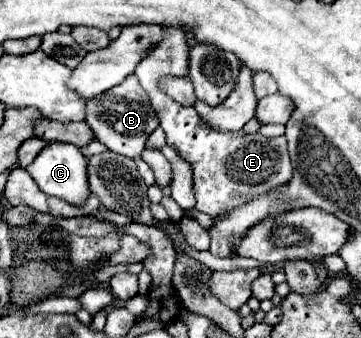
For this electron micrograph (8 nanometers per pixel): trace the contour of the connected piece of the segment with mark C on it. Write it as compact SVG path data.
M64 142L48 144L38 152L34 162L26 170L36 180L38 188L48 196L56 196L80 206L90 194L88 176L86 176L86 158L80 154L80 148L76 148L74 144L64 144Z

